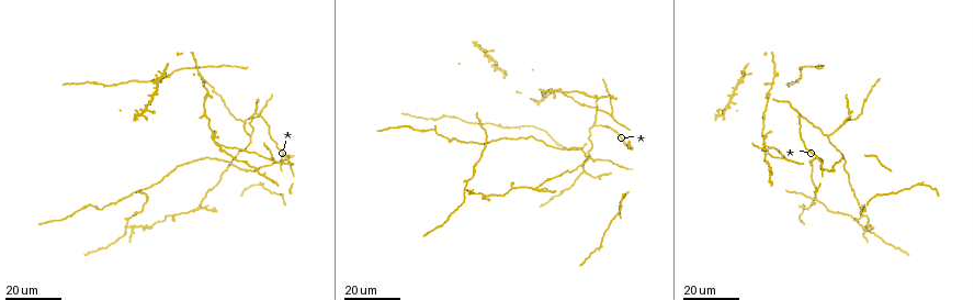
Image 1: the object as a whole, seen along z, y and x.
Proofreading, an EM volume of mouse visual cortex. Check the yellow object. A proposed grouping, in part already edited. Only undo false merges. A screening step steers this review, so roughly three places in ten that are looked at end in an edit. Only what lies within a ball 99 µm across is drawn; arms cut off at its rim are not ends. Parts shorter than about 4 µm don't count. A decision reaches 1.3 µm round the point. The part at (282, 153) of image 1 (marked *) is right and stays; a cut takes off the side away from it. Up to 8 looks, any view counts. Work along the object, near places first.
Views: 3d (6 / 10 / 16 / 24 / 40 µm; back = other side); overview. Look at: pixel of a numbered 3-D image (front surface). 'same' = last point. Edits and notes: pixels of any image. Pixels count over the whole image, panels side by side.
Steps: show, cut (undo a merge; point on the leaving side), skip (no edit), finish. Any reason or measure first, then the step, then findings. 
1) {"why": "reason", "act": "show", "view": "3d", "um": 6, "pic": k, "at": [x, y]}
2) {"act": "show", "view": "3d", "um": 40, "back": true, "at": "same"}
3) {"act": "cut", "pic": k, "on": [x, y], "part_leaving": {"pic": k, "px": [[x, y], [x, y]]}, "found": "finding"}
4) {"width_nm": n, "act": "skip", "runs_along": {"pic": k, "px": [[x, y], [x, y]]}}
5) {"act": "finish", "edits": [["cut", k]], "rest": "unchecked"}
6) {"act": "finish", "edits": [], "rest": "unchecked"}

{"why": "side arm on a straight run", "act": "show", "view": "3d", "um": 16, "pic": 1, "at": [788, 159]}

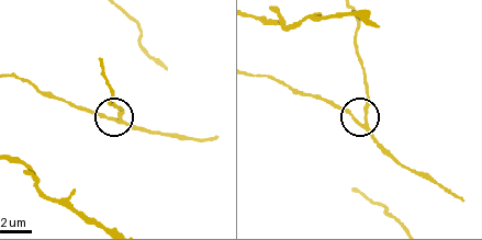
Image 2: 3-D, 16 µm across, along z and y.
{"act": "show", "view": "3d", "um": 6, "pic": 2, "at": [111, 120]}

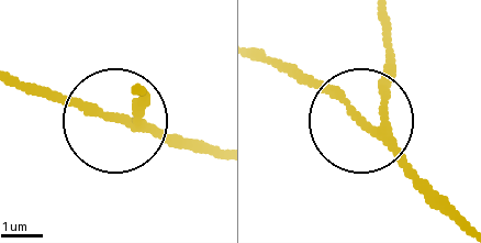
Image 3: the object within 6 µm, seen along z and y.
{"act": "skip", "found": "continuous, no second neuron"}

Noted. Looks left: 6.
{"why": "a fork", "act": "show", "view": "3d", "um": 16, "pic": 1, "at": [257, 113]}

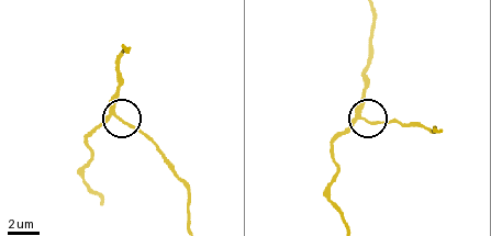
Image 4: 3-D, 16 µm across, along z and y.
{"why": "closer look", "act": "show", "view": "3d", "um": 6, "pic": 4, "at": [112, 109]}

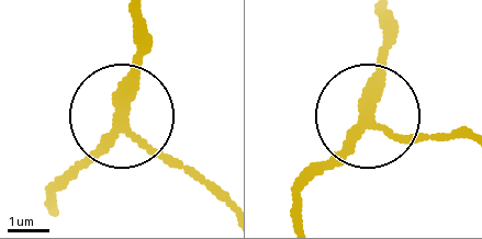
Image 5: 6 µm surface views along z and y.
{"act": "show", "view": "3d", "um": 6, "back": true, "pic": 5, "at": [363, 120]}

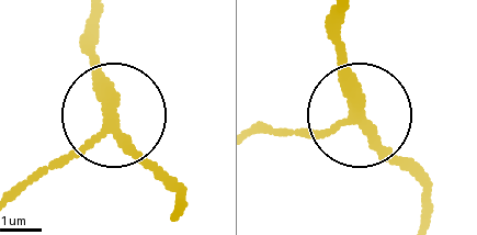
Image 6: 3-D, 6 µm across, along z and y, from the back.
{"act": "skip", "runs_along": {"pic": 6, "px": [[11, 197], [74, 154], [116, 109], [95, 59], [95, 21]]}, "found": "continuous, no second neuron"}

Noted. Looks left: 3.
{"why": "three-way junction", "act": "show", "view": "3d", "um": 24, "pic": 1, "at": [828, 135]}

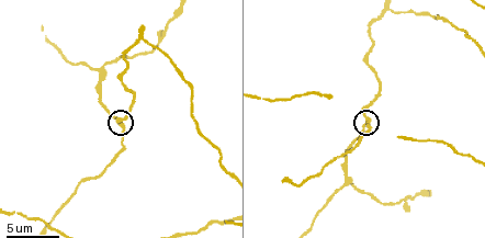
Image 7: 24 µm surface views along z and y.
{"act": "show", "view": "3d", "um": 10, "pic": 7, "at": [369, 120]}

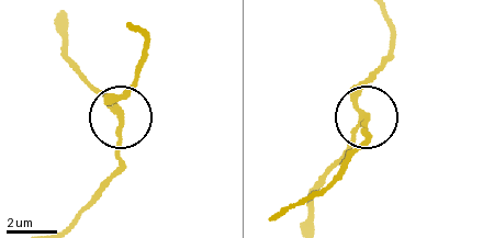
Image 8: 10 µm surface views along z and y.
{"act": "show", "view": "3d", "um": 6, "pic": 8, "at": [118, 114]}

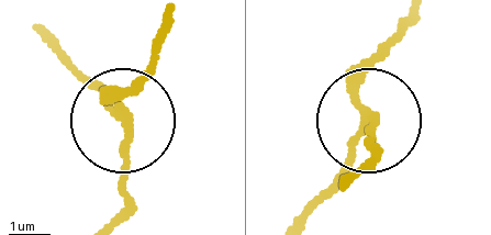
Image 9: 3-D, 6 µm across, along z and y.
{"act": "skip", "runs_along": {"pic": 9, "px": [[164, 22], [151, 65], [112, 92], [119, 113], [59, 47]]}, "found": "one neuron here"}

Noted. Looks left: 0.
{"act": "finish", "edits": [], "rest": "unchecked"}

